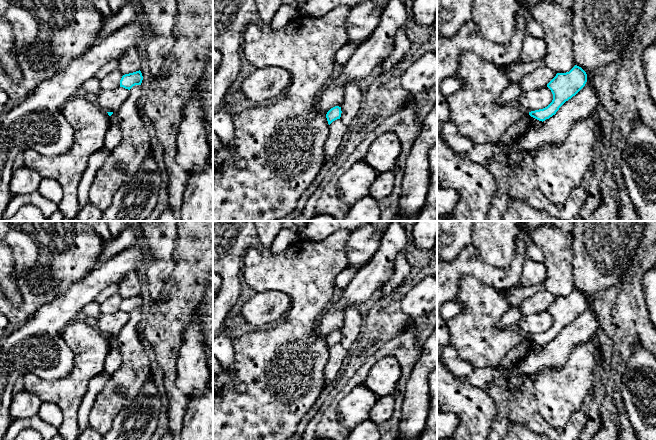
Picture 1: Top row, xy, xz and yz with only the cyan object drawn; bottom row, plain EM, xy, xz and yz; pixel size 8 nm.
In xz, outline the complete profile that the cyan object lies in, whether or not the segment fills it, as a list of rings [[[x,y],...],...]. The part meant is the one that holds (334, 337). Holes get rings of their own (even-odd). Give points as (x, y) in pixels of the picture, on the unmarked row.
[[[339,330],[331,332],[326,338],[328,348],[330,349],[333,345],[340,343],[341,337],[342,337],[341,331]]]

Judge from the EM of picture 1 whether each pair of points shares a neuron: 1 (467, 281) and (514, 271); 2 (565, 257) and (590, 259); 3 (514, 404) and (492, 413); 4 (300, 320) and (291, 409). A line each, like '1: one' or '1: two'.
1: two
2: two
3: two
4: one

